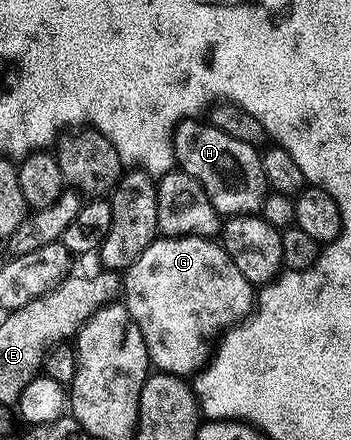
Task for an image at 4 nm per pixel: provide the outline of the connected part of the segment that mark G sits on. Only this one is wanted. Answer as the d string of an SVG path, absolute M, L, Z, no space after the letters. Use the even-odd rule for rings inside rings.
M162 235L156 236L153 243L149 243L149 247L145 247L145 251L135 262L129 266L121 277L121 301L126 305L129 315L133 319L133 323L137 323L137 327L141 331L141 339L145 339L145 347L147 354L151 360L152 366L158 372L172 373L174 377L184 379L190 378L208 360L209 345L207 349L207 340L214 333L220 334L231 328L232 325L243 320L252 312L253 304L257 296L256 290L245 279L245 275L241 275L241 271L237 271L237 267L233 264L233 259L229 259L229 255L224 251L222 244L218 240L210 237L165 237Z

